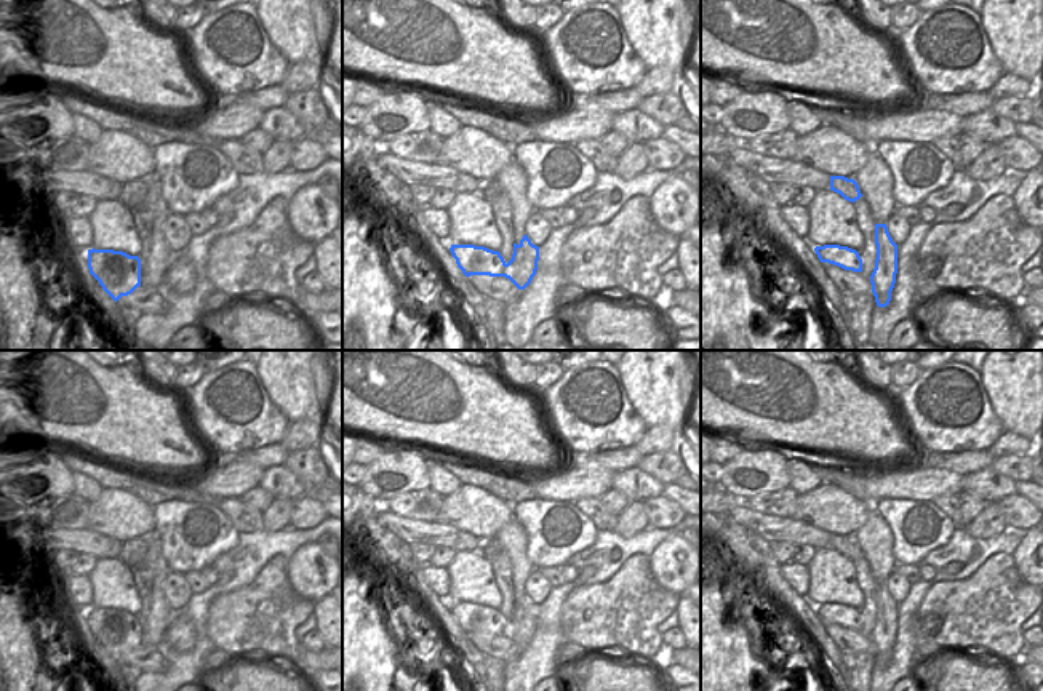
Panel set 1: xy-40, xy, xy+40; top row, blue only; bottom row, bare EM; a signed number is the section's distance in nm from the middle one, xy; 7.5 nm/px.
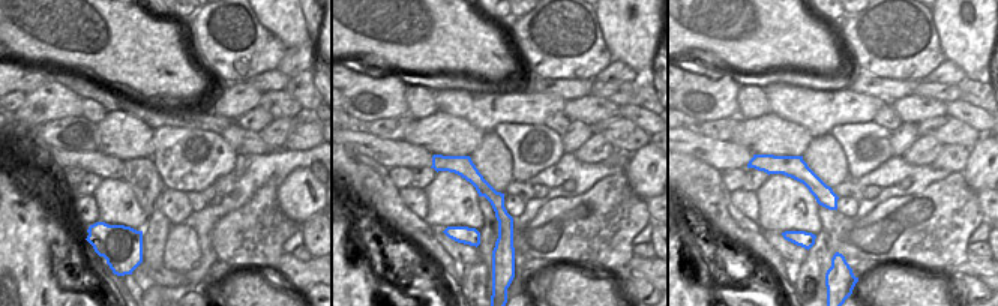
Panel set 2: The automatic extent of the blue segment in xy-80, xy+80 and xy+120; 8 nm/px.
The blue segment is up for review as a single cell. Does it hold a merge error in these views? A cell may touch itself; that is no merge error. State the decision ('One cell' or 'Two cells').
Two cells

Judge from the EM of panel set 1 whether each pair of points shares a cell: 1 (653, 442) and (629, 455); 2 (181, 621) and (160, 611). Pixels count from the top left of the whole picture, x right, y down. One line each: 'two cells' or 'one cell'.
1: two cells
2: two cells

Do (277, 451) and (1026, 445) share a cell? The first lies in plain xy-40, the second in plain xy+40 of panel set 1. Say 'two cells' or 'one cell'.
two cells

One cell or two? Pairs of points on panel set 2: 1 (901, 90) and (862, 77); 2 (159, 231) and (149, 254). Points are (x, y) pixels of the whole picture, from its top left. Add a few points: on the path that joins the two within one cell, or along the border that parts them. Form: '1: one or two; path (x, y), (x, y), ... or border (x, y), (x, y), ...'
1: one; path (892, 89), (871, 84)
2: one; path (153, 237), (152, 248)

